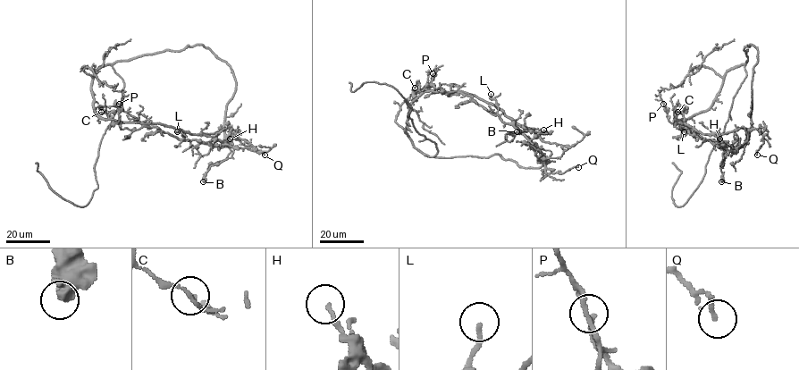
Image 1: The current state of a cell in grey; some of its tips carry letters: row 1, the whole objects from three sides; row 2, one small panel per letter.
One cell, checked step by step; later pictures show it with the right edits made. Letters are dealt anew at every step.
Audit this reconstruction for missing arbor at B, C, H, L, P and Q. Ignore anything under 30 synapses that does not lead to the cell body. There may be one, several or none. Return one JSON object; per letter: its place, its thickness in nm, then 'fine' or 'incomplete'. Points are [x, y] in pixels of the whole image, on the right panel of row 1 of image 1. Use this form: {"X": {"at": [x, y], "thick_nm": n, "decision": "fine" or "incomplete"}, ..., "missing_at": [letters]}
{"B": {"at": [721, 181], "thick_nm": 550, "decision": "fine"}, "C": {"at": [677, 112], "thick_nm": 140, "decision": "fine"}, "H": {"at": [719, 138], "thick_nm": 170, "decision": "fine"}, "L": {"at": [684, 131], "thick_nm": 170, "decision": "fine"}, "P": {"at": [663, 104], "thick_nm": 160, "decision": "fine"}, "Q": {"at": [757, 155], "thick_nm": 160, "decision": "fine"}, "missing_at": []}

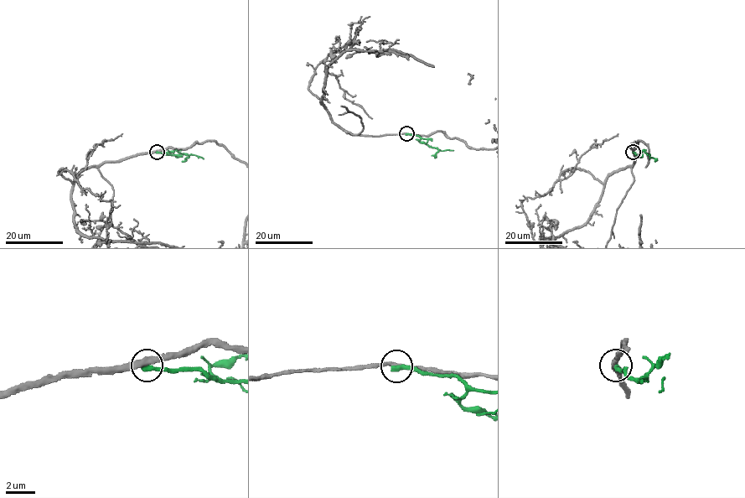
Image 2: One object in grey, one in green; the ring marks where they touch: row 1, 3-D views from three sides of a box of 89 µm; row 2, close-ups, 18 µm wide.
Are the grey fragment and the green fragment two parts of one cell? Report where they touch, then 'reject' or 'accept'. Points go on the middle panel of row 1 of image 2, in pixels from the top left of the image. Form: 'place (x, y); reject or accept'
place (406, 133); reject

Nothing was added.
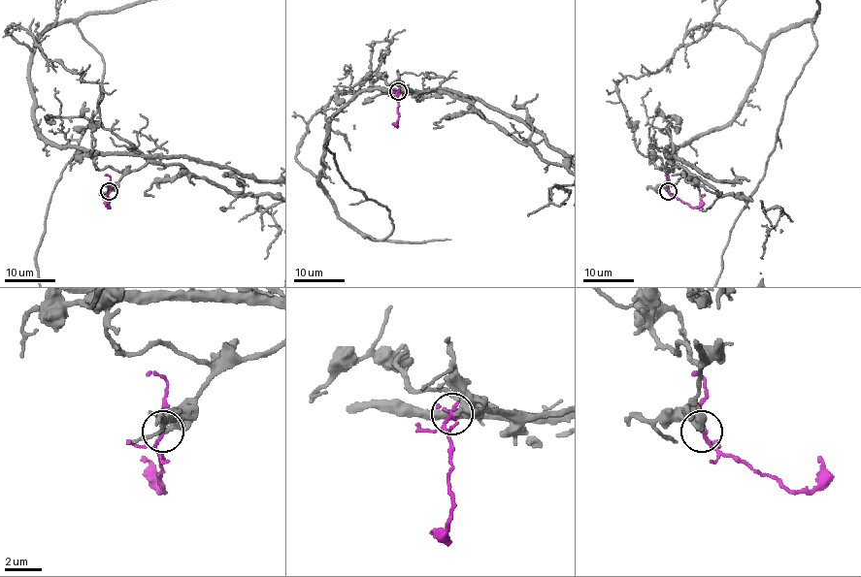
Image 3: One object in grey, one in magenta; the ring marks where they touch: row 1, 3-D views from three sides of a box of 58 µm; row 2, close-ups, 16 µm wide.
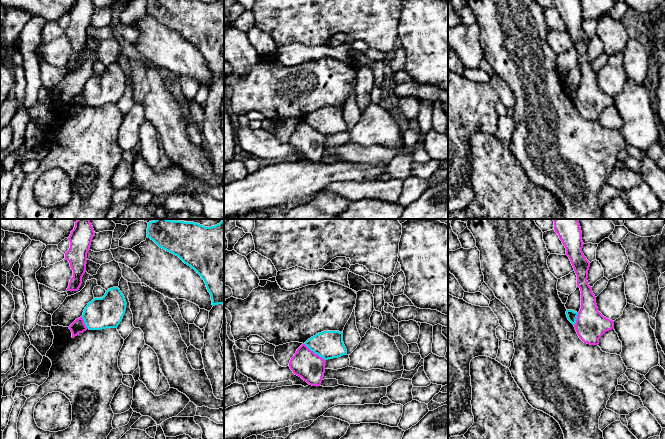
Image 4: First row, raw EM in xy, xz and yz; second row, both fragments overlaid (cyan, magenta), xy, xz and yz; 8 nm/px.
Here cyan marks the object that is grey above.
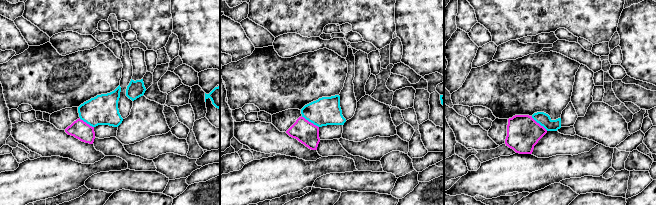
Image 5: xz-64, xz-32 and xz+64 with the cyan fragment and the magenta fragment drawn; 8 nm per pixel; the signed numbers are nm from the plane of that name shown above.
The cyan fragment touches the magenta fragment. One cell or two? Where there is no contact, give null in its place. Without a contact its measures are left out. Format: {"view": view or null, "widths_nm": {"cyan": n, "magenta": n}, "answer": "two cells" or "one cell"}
{"view": "xz", "widths_nm": {"cyan": 220, "magenta": 220}, "answer": "two cells"}

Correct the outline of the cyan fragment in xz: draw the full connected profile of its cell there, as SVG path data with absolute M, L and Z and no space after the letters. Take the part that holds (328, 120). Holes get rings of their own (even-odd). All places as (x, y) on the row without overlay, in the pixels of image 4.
M323 107L305 118L305 121L325 136L347 131L343 118L343 109L339 107Z

